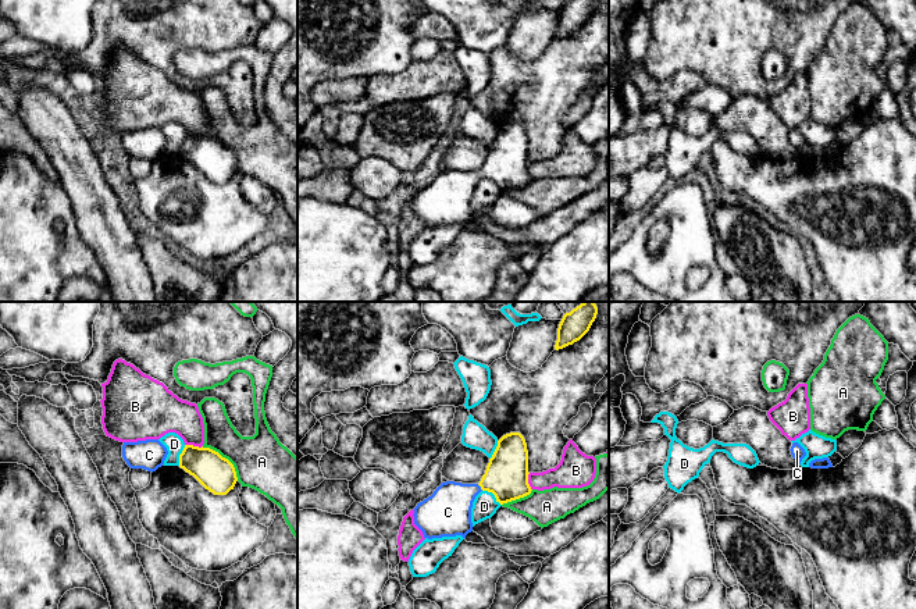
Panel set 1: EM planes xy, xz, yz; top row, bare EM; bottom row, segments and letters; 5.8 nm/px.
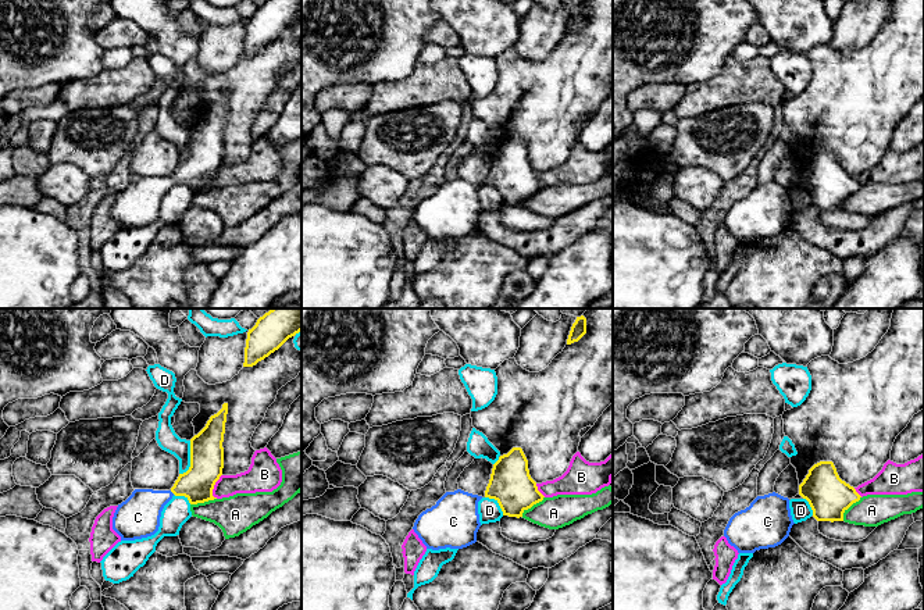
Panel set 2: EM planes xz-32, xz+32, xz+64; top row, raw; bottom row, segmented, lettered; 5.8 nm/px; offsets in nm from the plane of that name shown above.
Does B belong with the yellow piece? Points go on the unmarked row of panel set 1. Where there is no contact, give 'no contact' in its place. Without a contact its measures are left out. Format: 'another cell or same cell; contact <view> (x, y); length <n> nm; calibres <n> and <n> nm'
another cell; contact xy (192, 134); length 110 nm; calibres 200 and 240 nm

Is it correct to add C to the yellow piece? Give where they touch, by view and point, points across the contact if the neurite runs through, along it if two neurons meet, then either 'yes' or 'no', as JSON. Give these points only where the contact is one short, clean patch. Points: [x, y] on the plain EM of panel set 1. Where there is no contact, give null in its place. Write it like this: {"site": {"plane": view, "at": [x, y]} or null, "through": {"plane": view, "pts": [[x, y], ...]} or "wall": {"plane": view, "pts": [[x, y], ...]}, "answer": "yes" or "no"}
{"site": {"plane": "xz", "at": [480, 174]}, "through": {"plane": "xz", "pts": [[506, 164], [480, 174], [469, 180], [448, 200]]}, "answer": "yes"}

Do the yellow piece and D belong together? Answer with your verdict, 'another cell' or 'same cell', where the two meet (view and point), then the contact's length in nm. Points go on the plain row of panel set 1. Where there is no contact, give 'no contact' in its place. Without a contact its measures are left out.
another cell; meets yellow in xz at (494, 182); contact 140 nm long

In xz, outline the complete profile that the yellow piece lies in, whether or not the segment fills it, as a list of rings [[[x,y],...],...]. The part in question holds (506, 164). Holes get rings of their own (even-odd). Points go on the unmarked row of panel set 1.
[[[520,121],[498,129],[485,163],[478,172],[442,171],[431,185],[414,196],[414,213],[424,227],[461,224],[473,220],[471,196],[481,179],[492,181],[500,193],[531,182],[528,172],[528,139]]]

